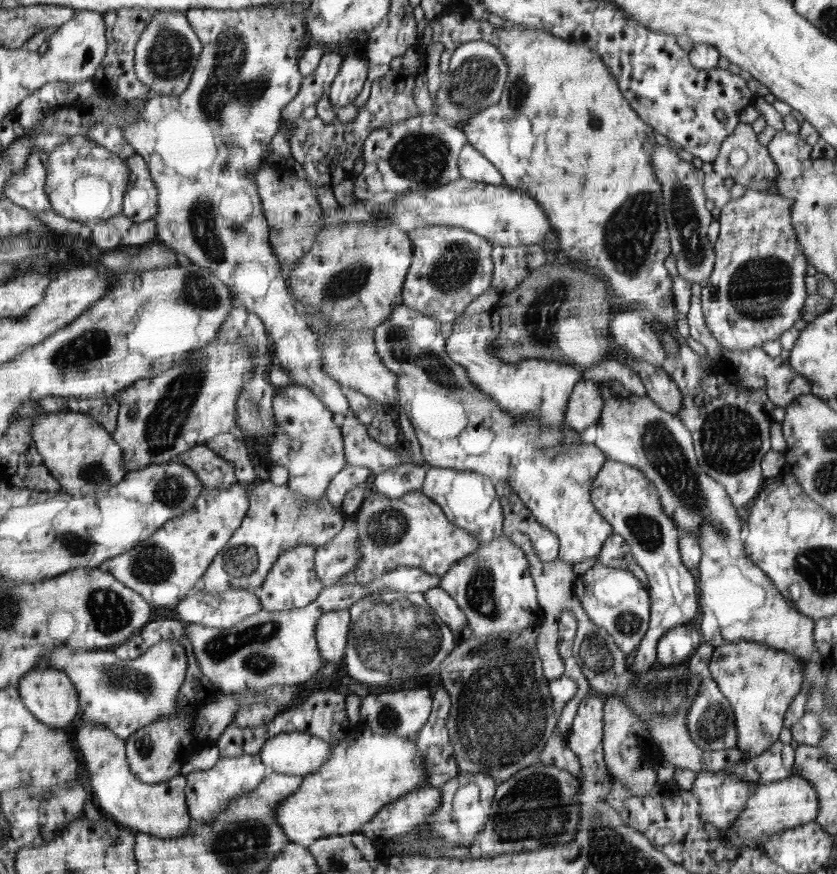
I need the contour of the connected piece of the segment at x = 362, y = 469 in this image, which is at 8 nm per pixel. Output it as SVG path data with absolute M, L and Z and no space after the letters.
M348 464L336 478L330 481L327 488L327 498L343 514L343 517L349 518L341 507L345 494L357 486L365 487L371 483L372 478L369 468L362 465Z

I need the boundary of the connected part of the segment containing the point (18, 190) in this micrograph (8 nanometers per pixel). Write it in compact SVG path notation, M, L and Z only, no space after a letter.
M34 150L28 156L27 170L10 176L4 186L5 199L18 203L26 210L36 212L52 211L52 203L46 193L47 164L44 154Z

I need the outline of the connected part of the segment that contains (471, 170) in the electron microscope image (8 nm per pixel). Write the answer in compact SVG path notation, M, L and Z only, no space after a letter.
M470 144L462 148L458 162L459 170L461 170L460 178L474 182L494 183L495 185L505 184L505 178L501 171Z

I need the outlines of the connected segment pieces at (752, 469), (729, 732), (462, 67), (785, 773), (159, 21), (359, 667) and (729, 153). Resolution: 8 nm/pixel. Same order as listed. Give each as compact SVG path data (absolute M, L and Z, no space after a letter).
M688 345L680 346L676 356L670 352L661 367L677 385L678 390L681 391L682 407L678 417L693 436L697 462L702 470L710 475L710 478L714 478L716 482L725 487L733 506L745 513L744 504L748 504L758 494L758 486L760 486L760 480L762 480L760 460L771 449L770 426L773 417L772 409L776 406L769 400L766 390L750 390L746 394L738 392L730 384L718 384L717 379L709 373L710 371L705 370L698 354Z
M714 679L710 682L702 681L702 685L698 685L698 698L694 698L692 705L690 705L686 726L689 727L690 738L693 738L700 750L712 752L731 749L738 744L737 722L732 704Z
M472 41L462 44L450 58L448 71L441 75L440 89L430 98L438 106L446 118L452 120L455 127L460 128L464 120L482 112L488 106L501 102L501 95L508 84L509 67L506 58L494 44L490 42Z
M774 742L774 745L760 756L749 759L746 763L730 765L725 770L742 782L763 785L789 777L793 771L794 759L795 750L790 744Z
M153 10L148 25L141 32L134 55L136 76L154 95L178 96L192 84L193 72L201 60L202 42L190 27L185 11Z
M374 590L354 603L350 610L350 632L344 662L348 674L362 684L398 684L437 671L438 666L457 648L456 636L438 613L426 603L423 593L404 593L394 590Z
M739 123L730 137L721 146L721 154L712 163L713 170L722 178L732 178L736 184L747 189L771 190L778 178L779 167L768 147L758 141L757 131L750 123Z

